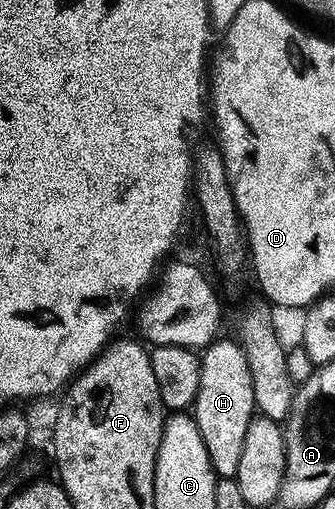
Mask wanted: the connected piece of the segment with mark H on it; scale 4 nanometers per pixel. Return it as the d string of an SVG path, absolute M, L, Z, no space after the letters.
M218 341L204 351L201 360L201 387L195 407L197 427L203 436L203 442L207 444L207 450L211 456L213 470L218 479L236 479L239 472L239 464L243 461L243 444L247 444L247 428L251 428L253 419L258 413L255 384L252 383L252 374L248 368L248 358L244 350L236 341Z

